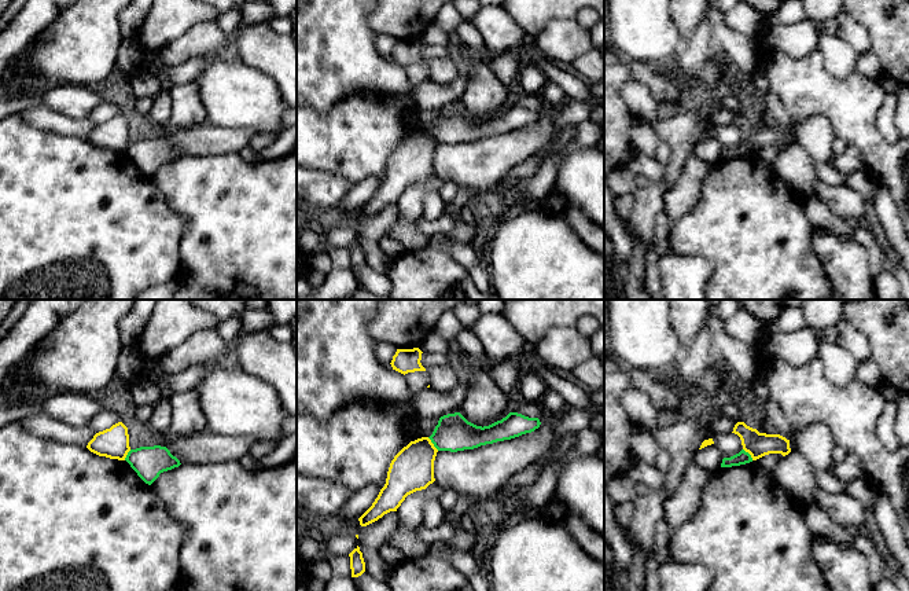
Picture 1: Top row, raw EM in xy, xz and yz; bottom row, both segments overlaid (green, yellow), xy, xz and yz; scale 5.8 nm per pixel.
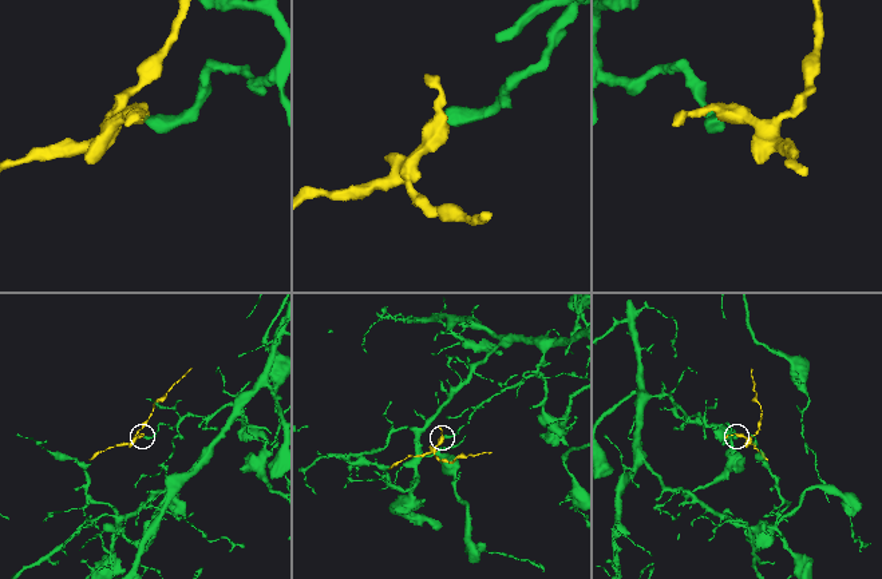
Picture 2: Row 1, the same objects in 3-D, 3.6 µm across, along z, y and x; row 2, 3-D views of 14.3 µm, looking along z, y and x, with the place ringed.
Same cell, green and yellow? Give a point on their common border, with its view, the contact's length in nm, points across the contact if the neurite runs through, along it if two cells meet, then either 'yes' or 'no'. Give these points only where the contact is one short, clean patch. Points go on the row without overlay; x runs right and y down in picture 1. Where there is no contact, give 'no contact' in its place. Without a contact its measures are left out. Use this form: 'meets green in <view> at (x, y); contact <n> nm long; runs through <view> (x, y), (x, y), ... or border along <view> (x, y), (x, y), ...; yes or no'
meets green in xz at (433, 135); contact 100 nm long; border along xz (427, 129), (438, 142); no

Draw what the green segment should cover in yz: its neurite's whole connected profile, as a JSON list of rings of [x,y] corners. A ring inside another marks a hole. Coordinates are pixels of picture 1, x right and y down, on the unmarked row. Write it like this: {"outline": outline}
{"outline": [[[741,142],[739,146],[730,148],[730,150],[724,150],[721,159],[732,159],[732,158],[740,158],[752,154],[752,150],[748,144]]]}

